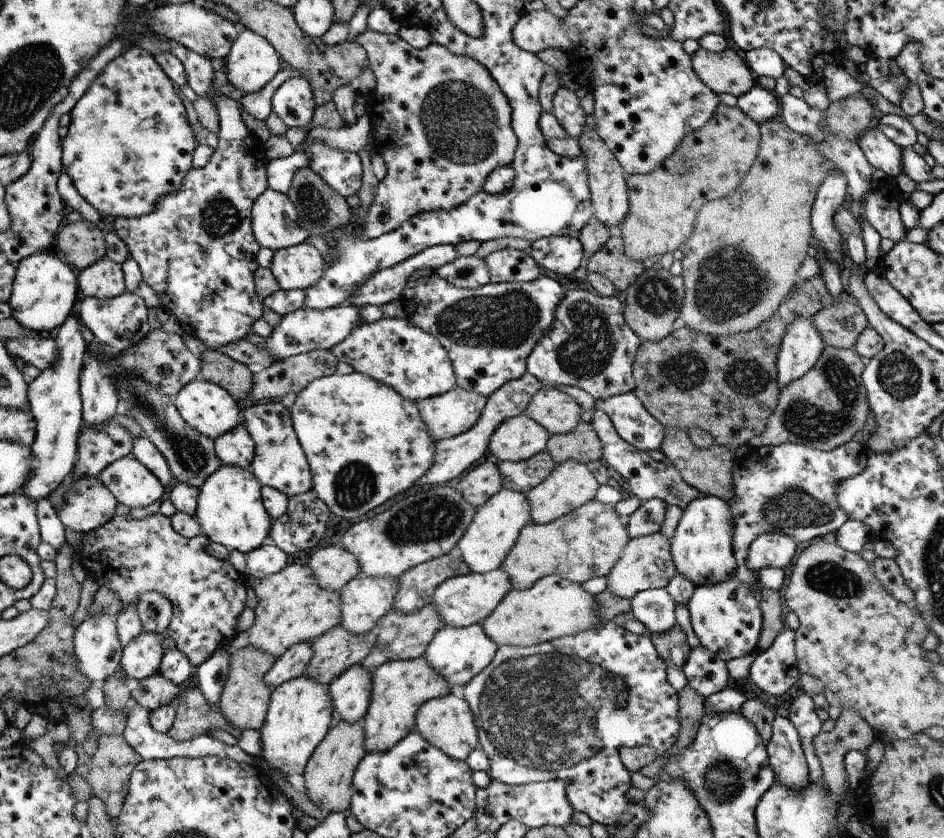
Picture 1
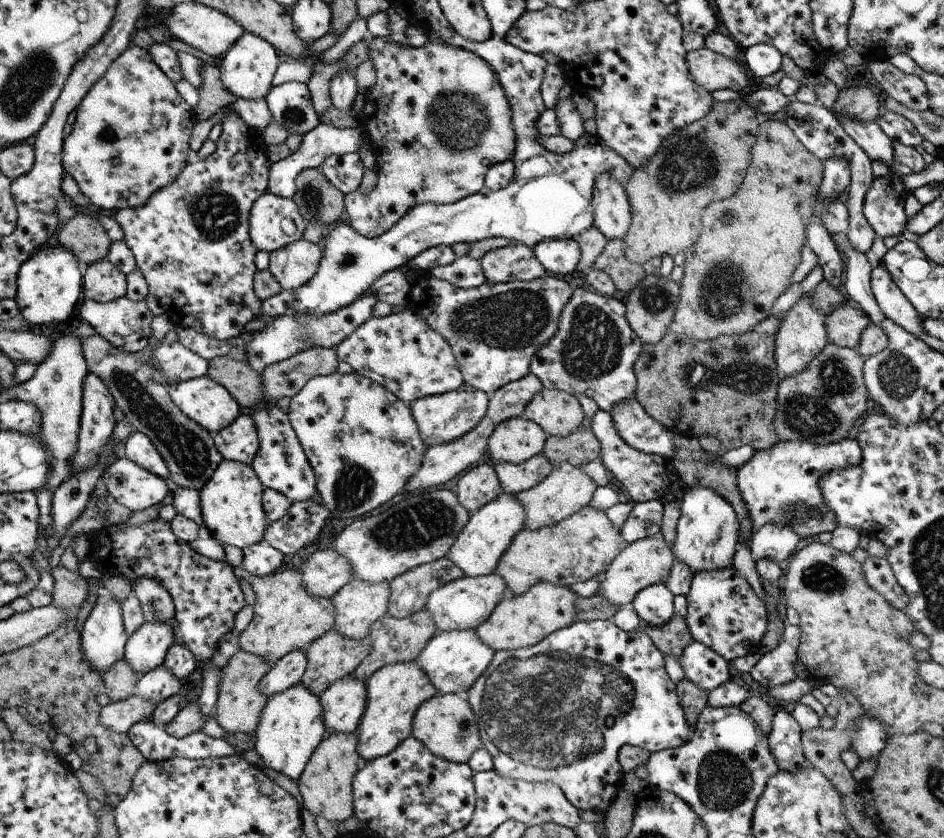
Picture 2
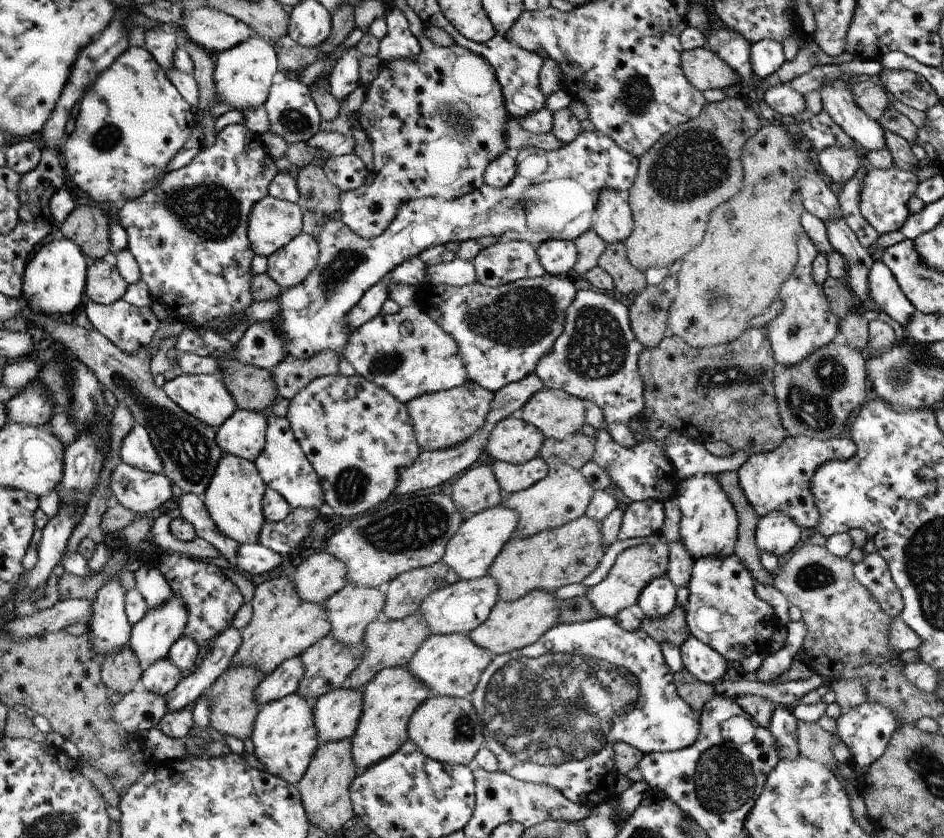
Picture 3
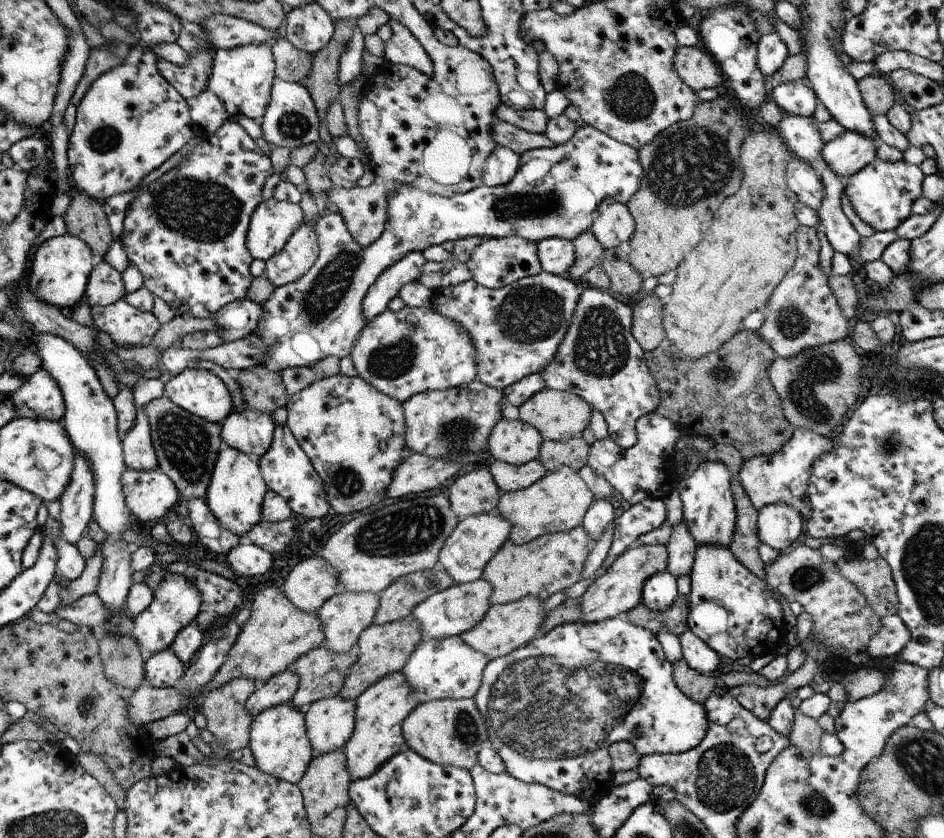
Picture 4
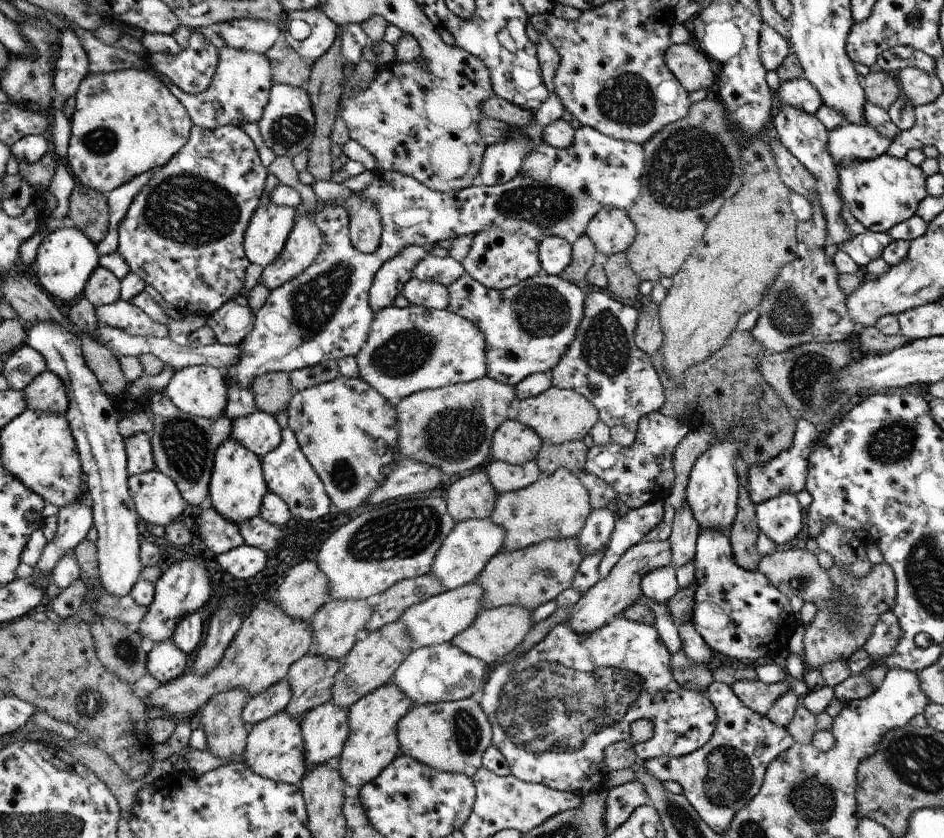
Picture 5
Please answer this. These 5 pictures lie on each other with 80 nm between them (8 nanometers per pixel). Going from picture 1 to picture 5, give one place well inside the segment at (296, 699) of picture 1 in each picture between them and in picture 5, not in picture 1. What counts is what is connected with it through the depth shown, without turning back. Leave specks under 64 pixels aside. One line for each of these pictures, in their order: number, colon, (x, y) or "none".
2: (292, 725)
3: (285, 737)
4: (280, 743)
5: (276, 749)

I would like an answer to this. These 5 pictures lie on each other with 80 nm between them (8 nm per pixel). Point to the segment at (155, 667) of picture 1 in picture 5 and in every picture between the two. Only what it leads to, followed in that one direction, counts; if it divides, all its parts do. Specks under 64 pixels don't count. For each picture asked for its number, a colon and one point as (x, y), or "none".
2: (146, 649)
3: (152, 636)
4: (176, 603)
5: (182, 589)

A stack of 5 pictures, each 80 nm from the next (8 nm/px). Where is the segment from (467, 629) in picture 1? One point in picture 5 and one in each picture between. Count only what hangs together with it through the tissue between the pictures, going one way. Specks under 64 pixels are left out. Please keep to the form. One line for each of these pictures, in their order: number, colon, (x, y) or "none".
2: (454, 660)
3: (451, 665)
4: (448, 668)
5: (435, 673)

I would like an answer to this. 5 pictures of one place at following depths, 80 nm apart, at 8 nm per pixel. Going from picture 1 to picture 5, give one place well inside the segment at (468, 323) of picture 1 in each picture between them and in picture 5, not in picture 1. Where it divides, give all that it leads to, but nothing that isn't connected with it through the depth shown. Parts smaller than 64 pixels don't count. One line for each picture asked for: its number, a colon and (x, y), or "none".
2: (495, 330)
3: (503, 331)
4: (517, 329)
5: (528, 327)

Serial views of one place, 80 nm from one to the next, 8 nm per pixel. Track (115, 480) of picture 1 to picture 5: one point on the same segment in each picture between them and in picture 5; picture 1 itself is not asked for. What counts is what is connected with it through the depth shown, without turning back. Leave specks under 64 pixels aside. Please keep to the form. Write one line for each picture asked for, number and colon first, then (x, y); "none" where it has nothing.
2: (128, 483)
3: (143, 492)
4: (149, 495)
5: (157, 498)

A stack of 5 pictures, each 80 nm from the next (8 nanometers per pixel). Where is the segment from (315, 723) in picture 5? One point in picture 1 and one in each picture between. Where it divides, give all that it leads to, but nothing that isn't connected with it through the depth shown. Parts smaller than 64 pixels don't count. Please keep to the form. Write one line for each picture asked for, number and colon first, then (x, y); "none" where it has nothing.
1: (352, 692)
2: (345, 701)
3: (337, 714)
4: (331, 721)

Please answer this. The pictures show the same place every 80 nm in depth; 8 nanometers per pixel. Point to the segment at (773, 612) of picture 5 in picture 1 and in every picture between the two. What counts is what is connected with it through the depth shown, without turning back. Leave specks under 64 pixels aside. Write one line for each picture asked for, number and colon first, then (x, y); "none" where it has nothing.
1: (726, 617)
2: (723, 612)
3: (724, 612)
4: (734, 612)

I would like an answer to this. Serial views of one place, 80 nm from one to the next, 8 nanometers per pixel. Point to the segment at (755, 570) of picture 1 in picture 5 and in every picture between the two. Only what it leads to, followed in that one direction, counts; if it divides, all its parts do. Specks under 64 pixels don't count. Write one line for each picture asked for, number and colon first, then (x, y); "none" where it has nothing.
2: (774, 542)
3: (777, 534)
4: (778, 525)
5: (780, 519)

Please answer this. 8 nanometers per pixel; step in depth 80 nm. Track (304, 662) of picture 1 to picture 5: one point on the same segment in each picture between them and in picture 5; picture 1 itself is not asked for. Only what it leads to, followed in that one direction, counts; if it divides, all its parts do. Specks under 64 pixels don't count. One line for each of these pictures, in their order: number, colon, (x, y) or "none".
2: (288, 671)
3: (285, 679)
4: (281, 688)
5: (275, 699)

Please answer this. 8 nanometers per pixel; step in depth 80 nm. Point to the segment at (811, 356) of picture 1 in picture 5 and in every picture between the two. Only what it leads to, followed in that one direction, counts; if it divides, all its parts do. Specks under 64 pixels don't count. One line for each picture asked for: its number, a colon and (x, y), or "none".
2: (801, 336)
3: (806, 323)
4: (802, 313)
5: (804, 304)

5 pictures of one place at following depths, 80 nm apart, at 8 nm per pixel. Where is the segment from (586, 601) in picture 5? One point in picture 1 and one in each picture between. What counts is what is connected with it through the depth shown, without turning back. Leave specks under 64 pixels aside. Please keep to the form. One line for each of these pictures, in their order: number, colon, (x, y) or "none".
1: (647, 563)
2: (648, 561)
3: (637, 566)
4: (621, 588)

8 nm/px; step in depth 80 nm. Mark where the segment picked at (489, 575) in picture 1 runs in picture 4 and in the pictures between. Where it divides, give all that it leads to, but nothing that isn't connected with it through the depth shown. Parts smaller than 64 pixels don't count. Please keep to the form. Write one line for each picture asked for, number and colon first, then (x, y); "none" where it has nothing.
2: (465, 603)
3: (460, 607)
4: (460, 607)

